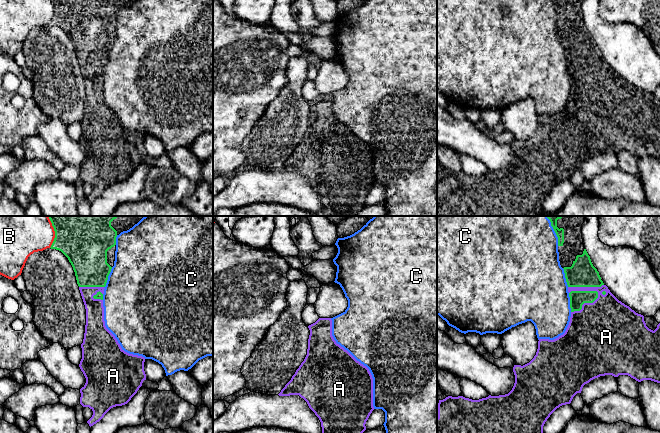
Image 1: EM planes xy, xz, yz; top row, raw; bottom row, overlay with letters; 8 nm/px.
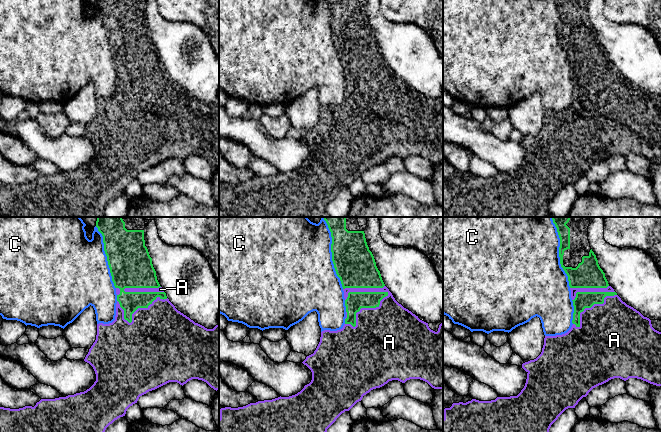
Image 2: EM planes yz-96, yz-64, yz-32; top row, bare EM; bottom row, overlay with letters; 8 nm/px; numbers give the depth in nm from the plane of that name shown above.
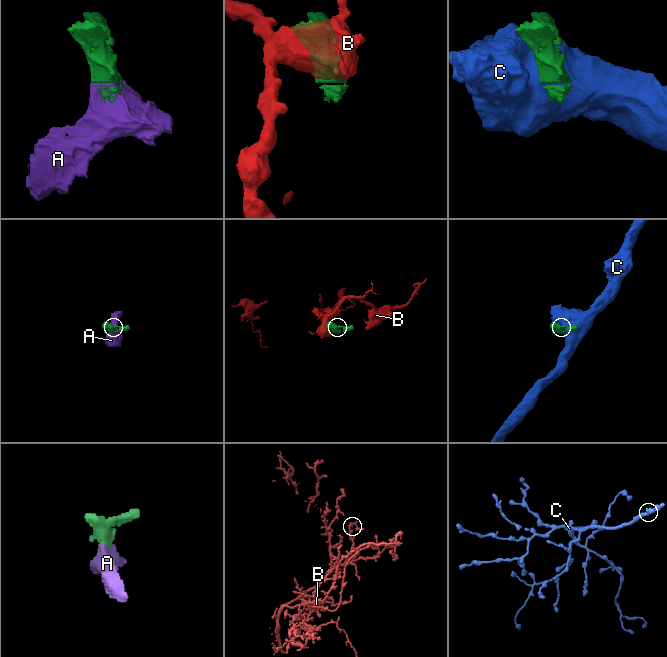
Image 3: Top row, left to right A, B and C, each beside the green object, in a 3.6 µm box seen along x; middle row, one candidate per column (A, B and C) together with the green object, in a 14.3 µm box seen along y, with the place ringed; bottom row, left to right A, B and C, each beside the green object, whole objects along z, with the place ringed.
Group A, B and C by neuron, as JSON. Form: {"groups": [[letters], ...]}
{"groups": [["A"], ["B"], ["C"]]}

